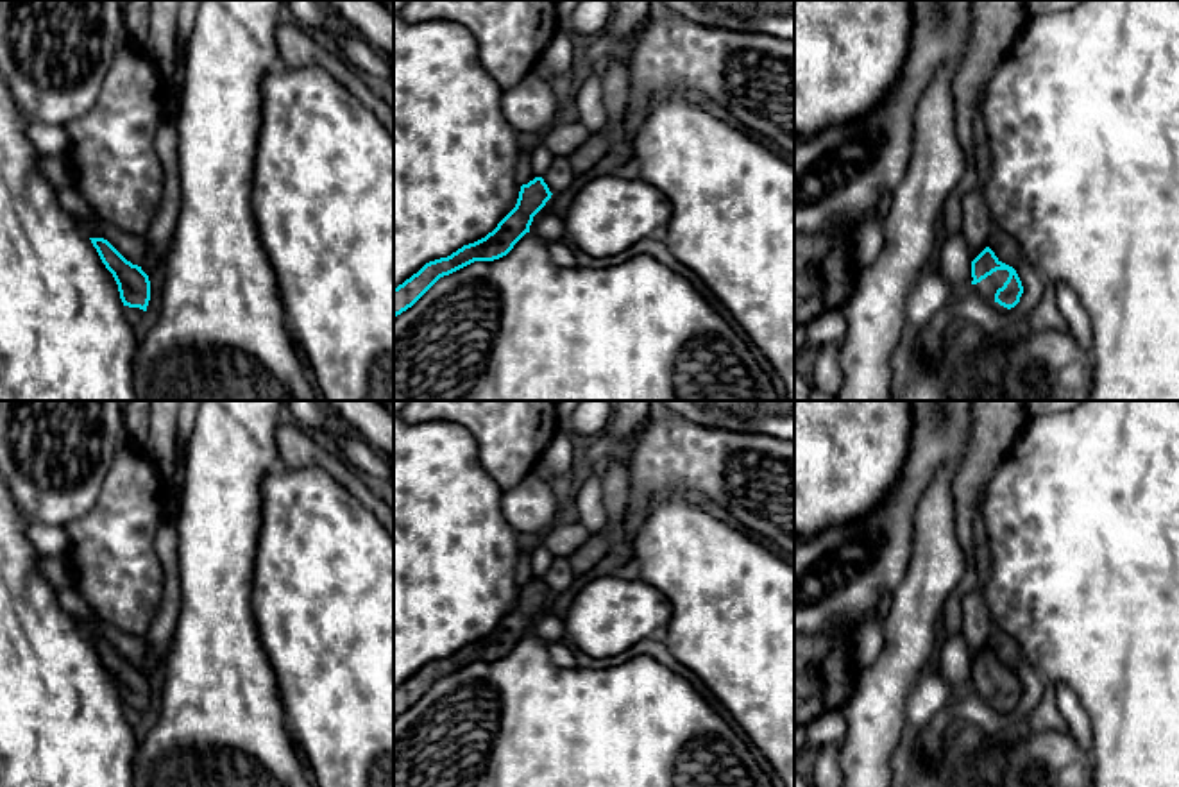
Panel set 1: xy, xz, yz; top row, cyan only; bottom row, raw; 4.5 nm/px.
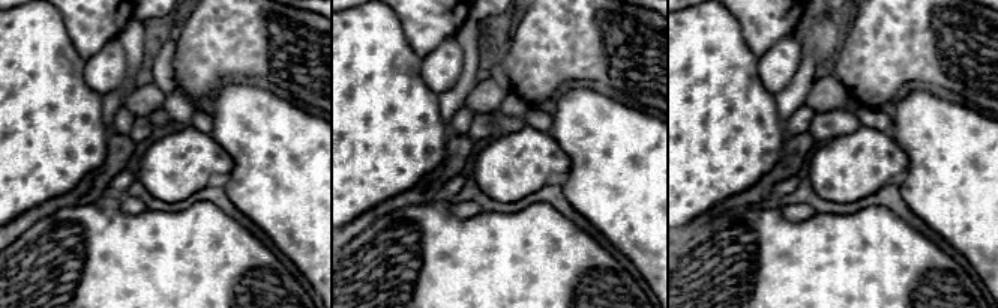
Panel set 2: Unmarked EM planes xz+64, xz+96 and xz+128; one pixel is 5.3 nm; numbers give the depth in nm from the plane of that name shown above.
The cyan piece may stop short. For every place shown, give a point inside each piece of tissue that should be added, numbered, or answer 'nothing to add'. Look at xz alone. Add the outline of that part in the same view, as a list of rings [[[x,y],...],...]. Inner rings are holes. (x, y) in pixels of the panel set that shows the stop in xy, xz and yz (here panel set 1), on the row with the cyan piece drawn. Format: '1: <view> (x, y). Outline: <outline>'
nothing to add

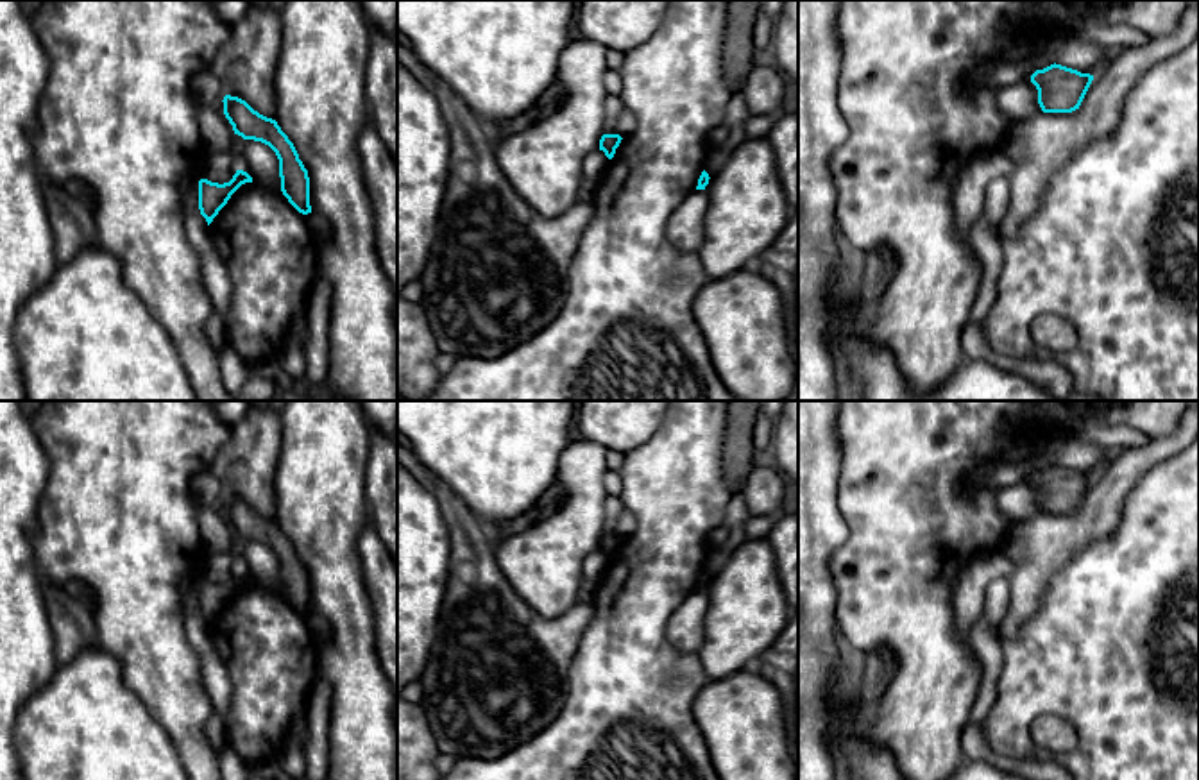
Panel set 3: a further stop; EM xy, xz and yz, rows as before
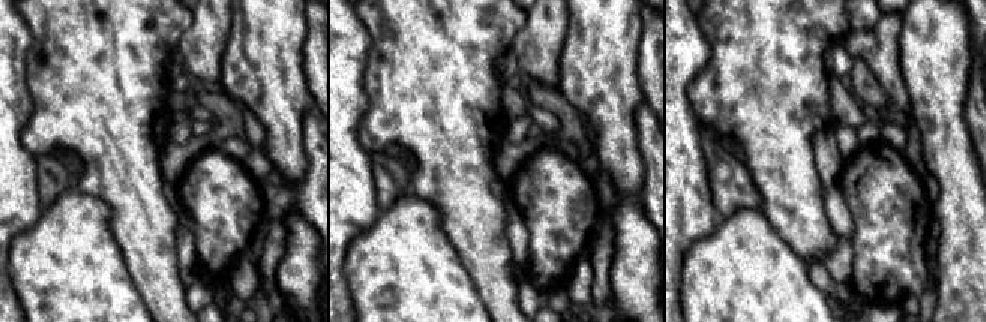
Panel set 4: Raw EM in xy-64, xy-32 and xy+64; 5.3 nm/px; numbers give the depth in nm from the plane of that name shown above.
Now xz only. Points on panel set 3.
nothing to add

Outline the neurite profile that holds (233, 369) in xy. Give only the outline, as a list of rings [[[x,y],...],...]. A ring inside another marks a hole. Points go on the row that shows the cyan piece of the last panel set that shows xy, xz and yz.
[[[225,343],[218,351],[218,363],[220,363],[220,376],[227,392],[236,397],[242,397],[243,385],[254,372],[254,369],[251,369],[229,343]]]

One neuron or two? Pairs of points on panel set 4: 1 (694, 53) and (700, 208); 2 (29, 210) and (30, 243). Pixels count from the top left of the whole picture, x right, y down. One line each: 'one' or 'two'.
1: one
2: two

